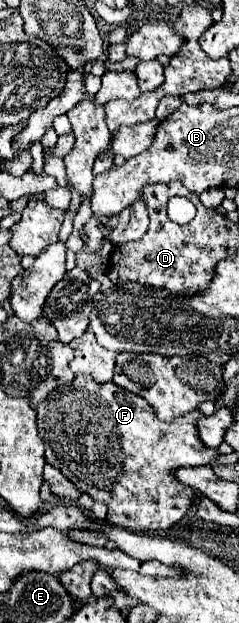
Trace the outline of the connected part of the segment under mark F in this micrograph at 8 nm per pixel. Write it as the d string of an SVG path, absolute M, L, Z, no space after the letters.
M78 374L72 384L56 388L36 408L38 434L46 444L44 460L58 468L72 484L92 496L96 502L108 506L106 520L124 530L168 530L172 528L192 506L194 490L186 488L174 478L174 470L180 466L206 466L218 456L218 450L206 448L196 434L196 420L202 412L194 410L172 422L156 418L150 404L138 394L124 392L114 382L96 382L92 376Z

